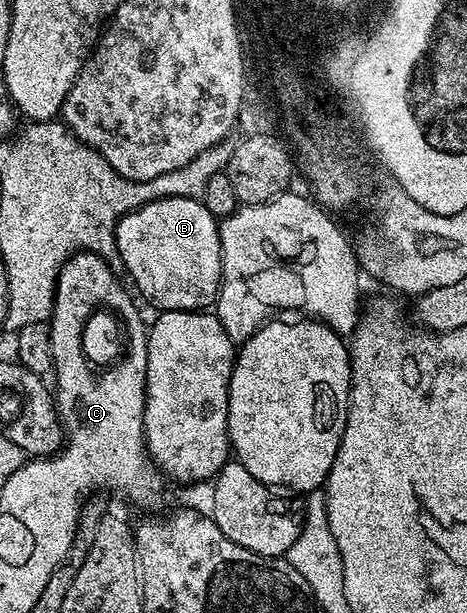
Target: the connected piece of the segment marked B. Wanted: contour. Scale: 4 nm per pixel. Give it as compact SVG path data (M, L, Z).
M162 197L159 201L147 201L118 220L114 232L117 256L122 256L135 287L155 305L155 310L206 311L217 302L218 291L222 287L219 224L219 218L211 214L201 200L193 197Z

